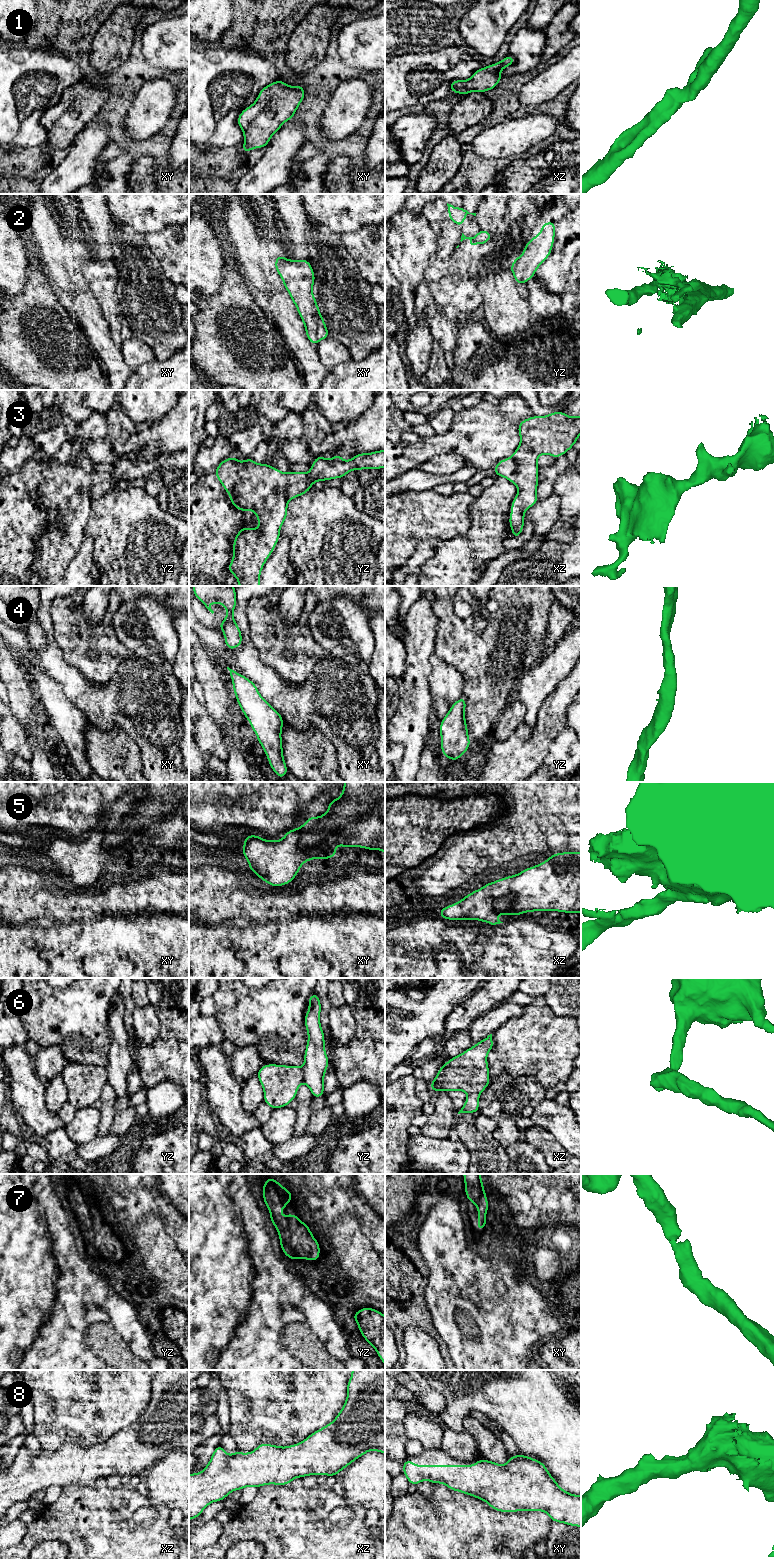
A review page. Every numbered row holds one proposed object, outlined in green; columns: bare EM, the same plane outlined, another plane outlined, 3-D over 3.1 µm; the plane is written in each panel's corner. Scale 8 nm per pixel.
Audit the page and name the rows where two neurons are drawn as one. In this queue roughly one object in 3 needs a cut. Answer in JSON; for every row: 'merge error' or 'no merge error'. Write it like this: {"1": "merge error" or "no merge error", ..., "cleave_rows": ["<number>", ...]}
{"1": "no merge error", "2": "merge error", "3": "no merge error", "4": "no merge error", "5": "no merge error", "6": "no merge error", "7": "no merge error", "8": "no merge error", "cleave_rows": ["2"]}

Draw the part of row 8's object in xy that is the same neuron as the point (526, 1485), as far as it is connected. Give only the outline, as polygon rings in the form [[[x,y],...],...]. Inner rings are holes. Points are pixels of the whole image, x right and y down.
[[[518,1454],[509,1456],[504,1466],[486,1459],[474,1462],[475,1465],[414,1465],[412,1460],[406,1459],[402,1473],[410,1485],[418,1485],[423,1480],[442,1483],[452,1491],[487,1502],[496,1511],[544,1511],[553,1522],[581,1527],[581,1495],[564,1491],[541,1461]]]

